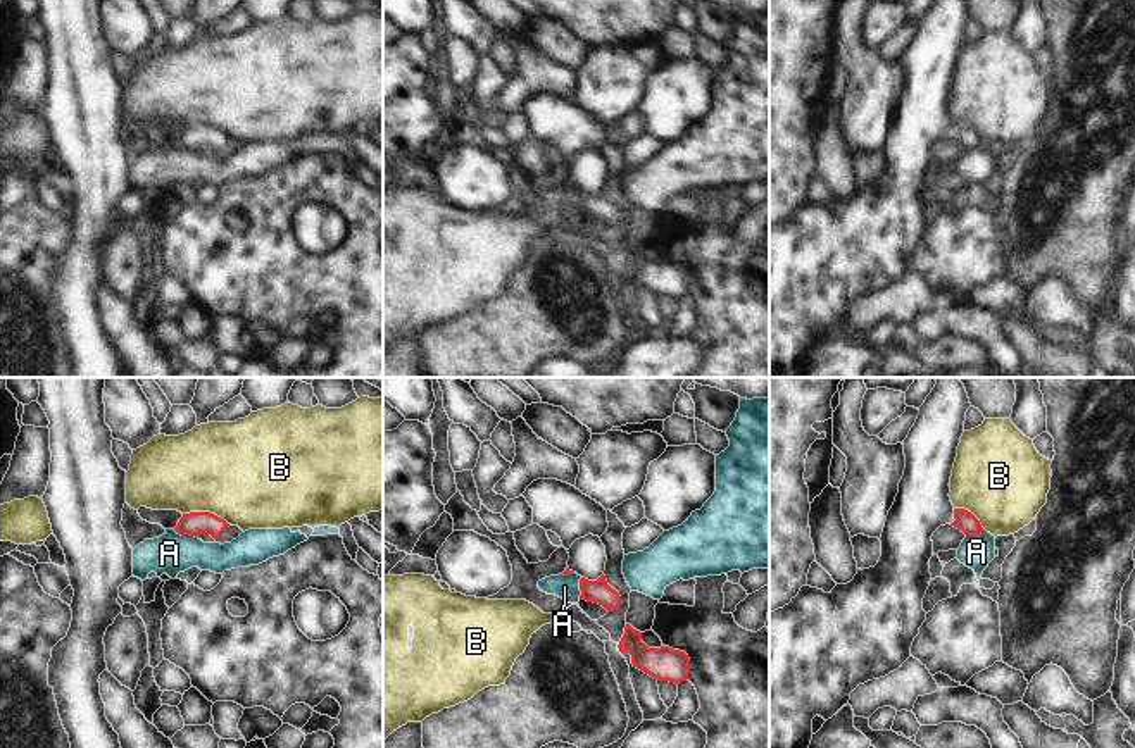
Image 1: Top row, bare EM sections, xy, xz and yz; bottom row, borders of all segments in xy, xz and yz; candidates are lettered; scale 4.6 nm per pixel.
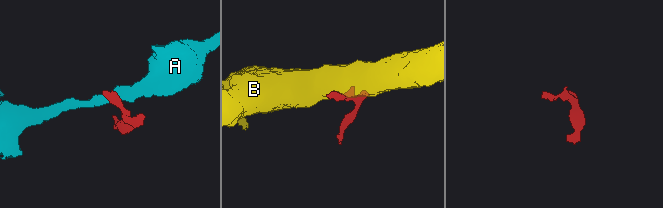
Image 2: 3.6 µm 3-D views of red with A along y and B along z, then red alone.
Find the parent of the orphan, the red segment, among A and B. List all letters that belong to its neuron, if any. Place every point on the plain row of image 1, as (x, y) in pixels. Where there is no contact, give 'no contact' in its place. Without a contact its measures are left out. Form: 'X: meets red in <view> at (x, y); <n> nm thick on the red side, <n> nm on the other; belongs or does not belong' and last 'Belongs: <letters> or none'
A: meets red in xy at (185, 149); 110 nm thick on the red side, 190 nm on the other; does not belong
B: meets red in xy at (206, 126); 110 nm thick on the red side, 460 nm on the other; does not belong
Belongs: none

